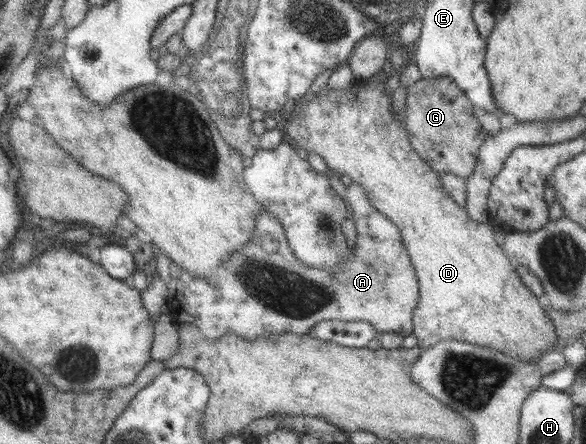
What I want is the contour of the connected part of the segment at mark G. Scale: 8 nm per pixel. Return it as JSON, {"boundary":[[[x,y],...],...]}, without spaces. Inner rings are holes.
{"boundary":[[[448,76],[419,80],[405,90],[405,123],[412,149],[439,174],[451,173],[466,179],[471,175],[479,147],[488,135],[473,116],[473,105]]]}

